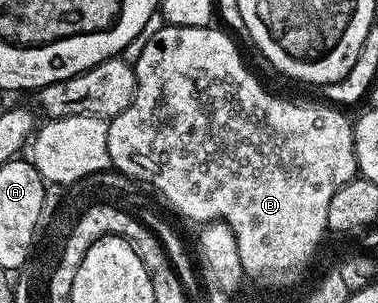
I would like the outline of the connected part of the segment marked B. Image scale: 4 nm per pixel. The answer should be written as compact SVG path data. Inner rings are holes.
M162 24L160 28L157 30L154 28L144 38L145 46L138 51L137 61L132 62L137 90L131 103L123 111L119 111L119 115L108 118L107 151L110 166L138 183L145 185L147 183L151 188L158 189L162 193L163 201L177 205L173 213L180 215L186 222L227 222L235 235L235 243L239 243L239 259L246 274L285 273L288 269L297 269L300 265L307 264L316 255L317 248L320 247L321 240L329 229L327 206L331 204L331 195L335 195L335 191L339 191L343 183L358 176L353 142L353 121L345 118L340 108L329 103L312 105L309 101L288 101L285 97L276 97L275 94L268 93L261 86L260 79L245 66L245 61L237 50L238 42L224 28L175 27L166 24Z

